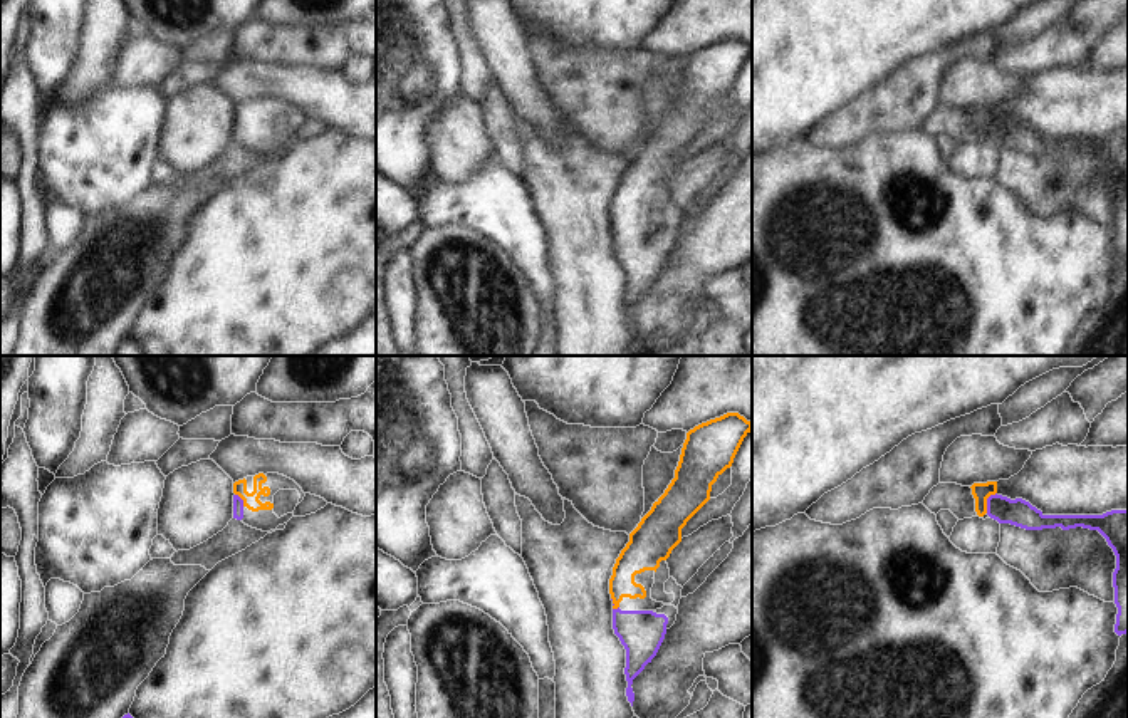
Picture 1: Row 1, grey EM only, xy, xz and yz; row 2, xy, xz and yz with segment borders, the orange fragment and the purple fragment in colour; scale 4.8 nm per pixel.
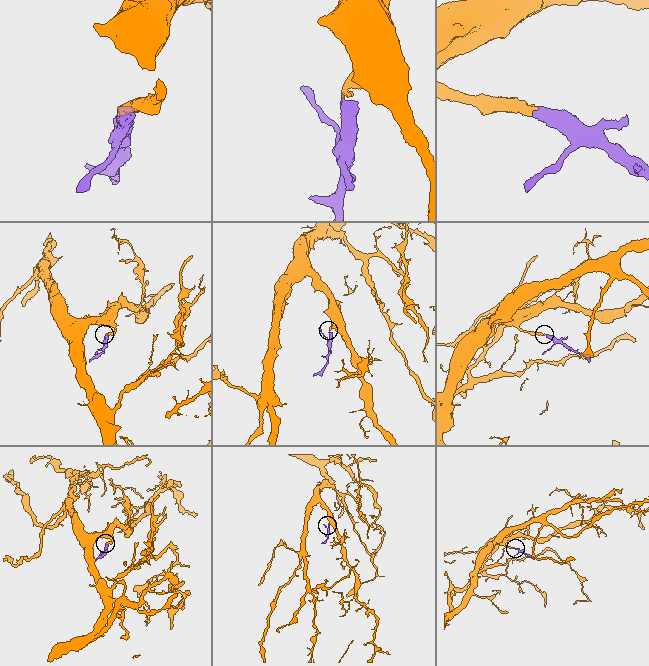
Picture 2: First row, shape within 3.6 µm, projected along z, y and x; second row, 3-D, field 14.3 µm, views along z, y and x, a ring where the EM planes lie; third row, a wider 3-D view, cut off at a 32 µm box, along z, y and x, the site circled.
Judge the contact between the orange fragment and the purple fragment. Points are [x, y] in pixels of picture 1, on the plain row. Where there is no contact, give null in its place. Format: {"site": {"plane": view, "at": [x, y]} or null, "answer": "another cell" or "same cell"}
{"site": {"plane": "yz", "at": [986, 126]}, "answer": "same cell"}

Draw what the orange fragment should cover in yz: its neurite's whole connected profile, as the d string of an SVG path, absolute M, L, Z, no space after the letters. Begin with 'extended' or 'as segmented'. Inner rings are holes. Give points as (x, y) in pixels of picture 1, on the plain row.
extended | M997 106L974 107L975 136L985 138L999 148L1010 148L1026 154L1083 151L1098 154L1116 180L1113 196L1115 228L1118 232L1115 257L1128 257L1128 134L1111 134L1103 139L1044 139L1022 122L1010 124L997 117Z

